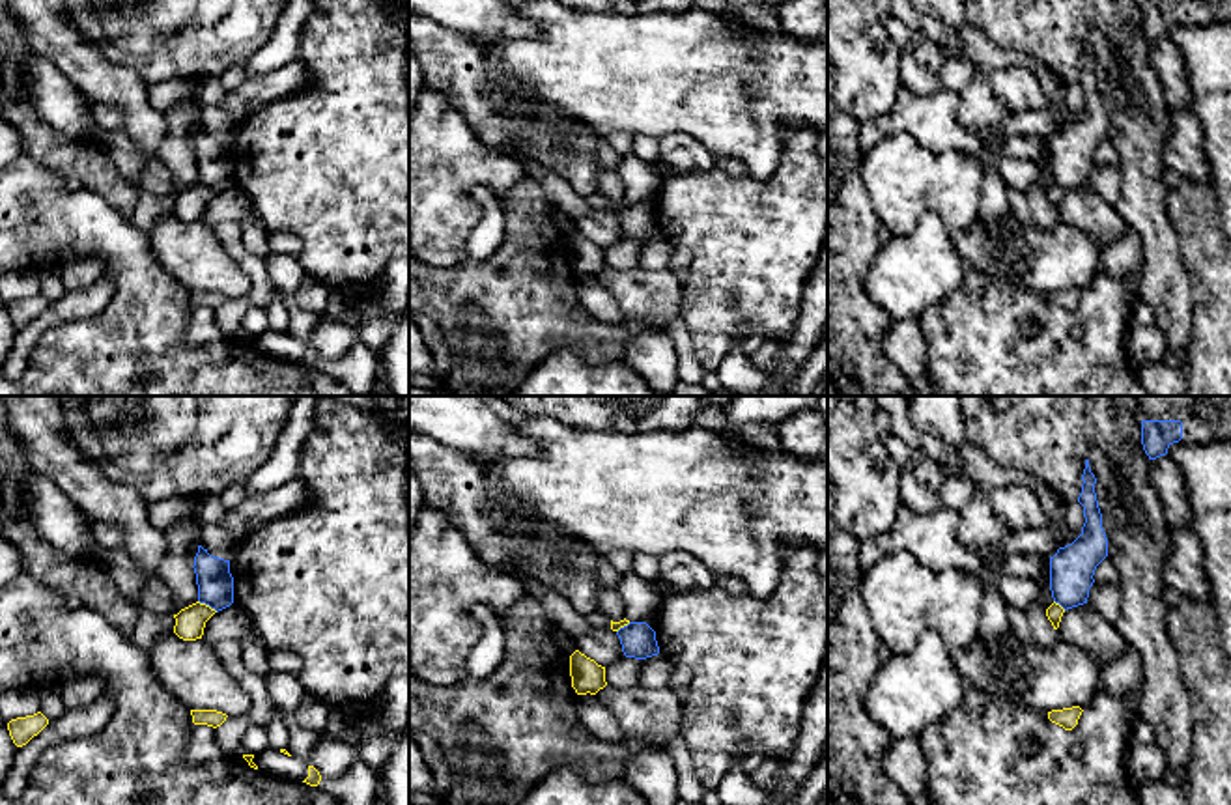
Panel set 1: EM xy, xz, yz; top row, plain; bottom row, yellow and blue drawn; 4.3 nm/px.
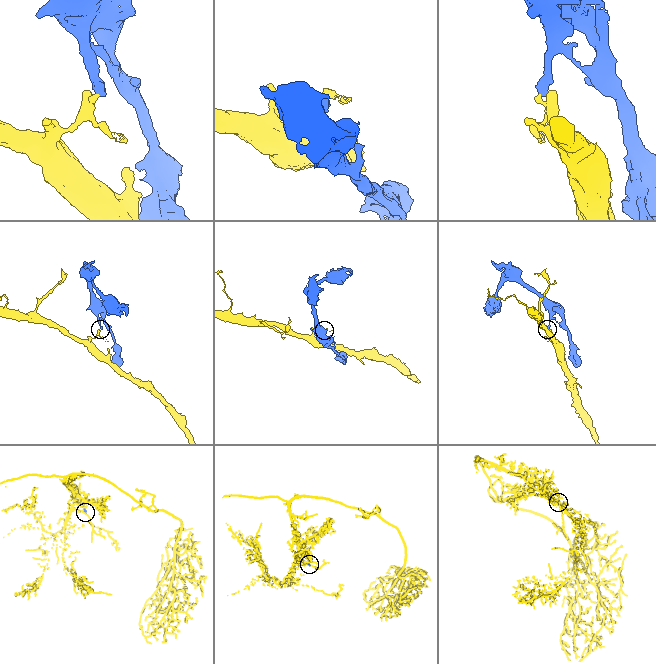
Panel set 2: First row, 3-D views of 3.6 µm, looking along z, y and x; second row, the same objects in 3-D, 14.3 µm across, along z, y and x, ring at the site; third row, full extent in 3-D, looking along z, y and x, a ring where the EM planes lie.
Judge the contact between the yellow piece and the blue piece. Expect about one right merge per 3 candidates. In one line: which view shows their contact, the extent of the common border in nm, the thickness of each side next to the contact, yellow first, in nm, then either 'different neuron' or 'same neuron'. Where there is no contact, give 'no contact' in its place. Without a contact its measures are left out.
xy | 100 nm | 130/160 nm | different neuron

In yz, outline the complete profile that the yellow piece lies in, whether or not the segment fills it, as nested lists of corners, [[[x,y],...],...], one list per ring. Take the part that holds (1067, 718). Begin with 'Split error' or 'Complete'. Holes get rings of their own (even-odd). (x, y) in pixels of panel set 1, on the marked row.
Complete. [[[1080,706],[1052,710],[1048,712],[1048,719],[1065,730],[1072,730],[1078,725],[1082,712],[1083,710]]]

